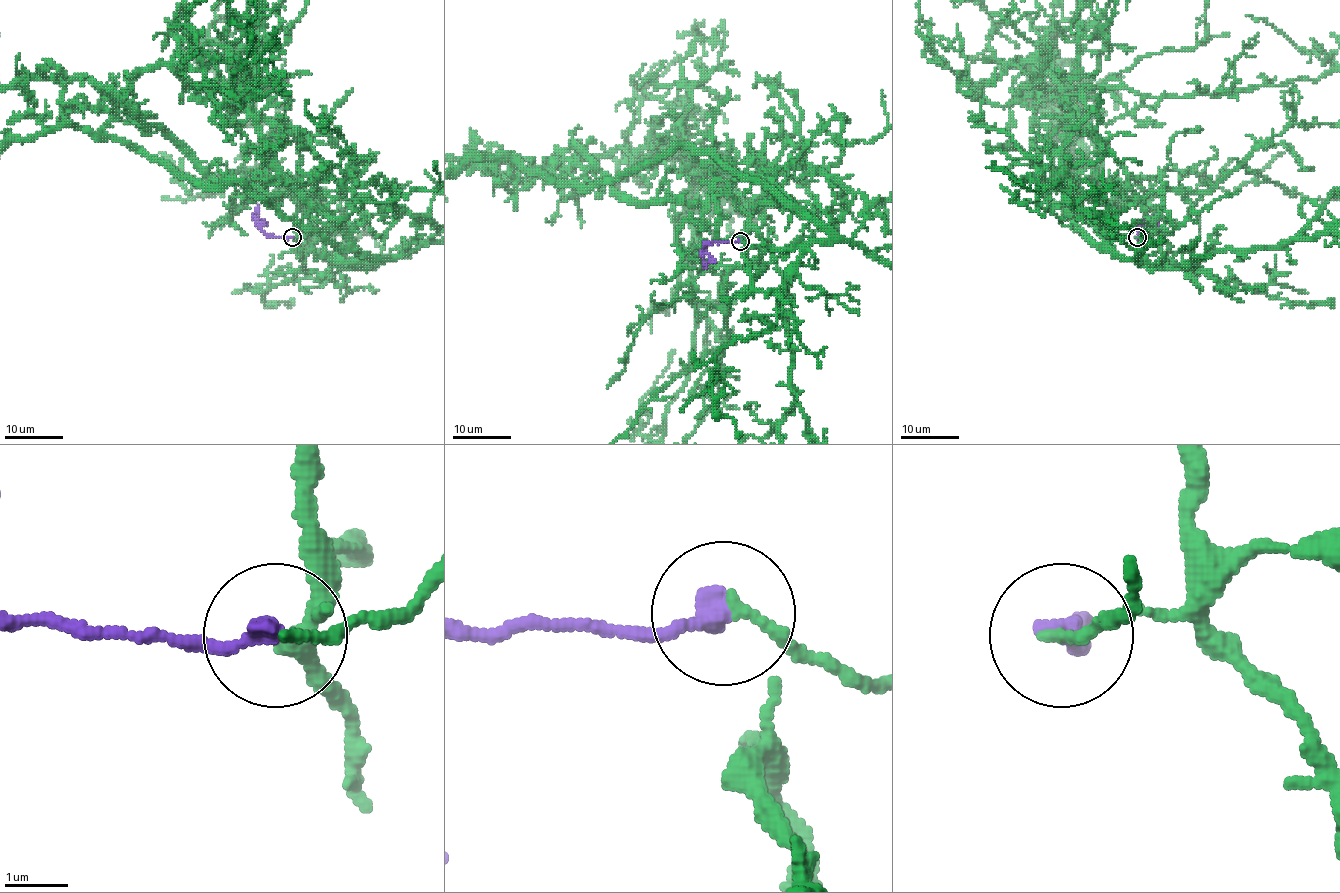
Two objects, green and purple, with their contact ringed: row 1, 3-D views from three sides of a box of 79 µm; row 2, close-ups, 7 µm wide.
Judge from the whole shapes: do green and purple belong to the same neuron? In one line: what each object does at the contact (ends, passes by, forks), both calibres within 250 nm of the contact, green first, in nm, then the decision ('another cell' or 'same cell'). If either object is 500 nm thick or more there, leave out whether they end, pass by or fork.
green ends; purple ends; calibres 190 and 320 nm; same cell

